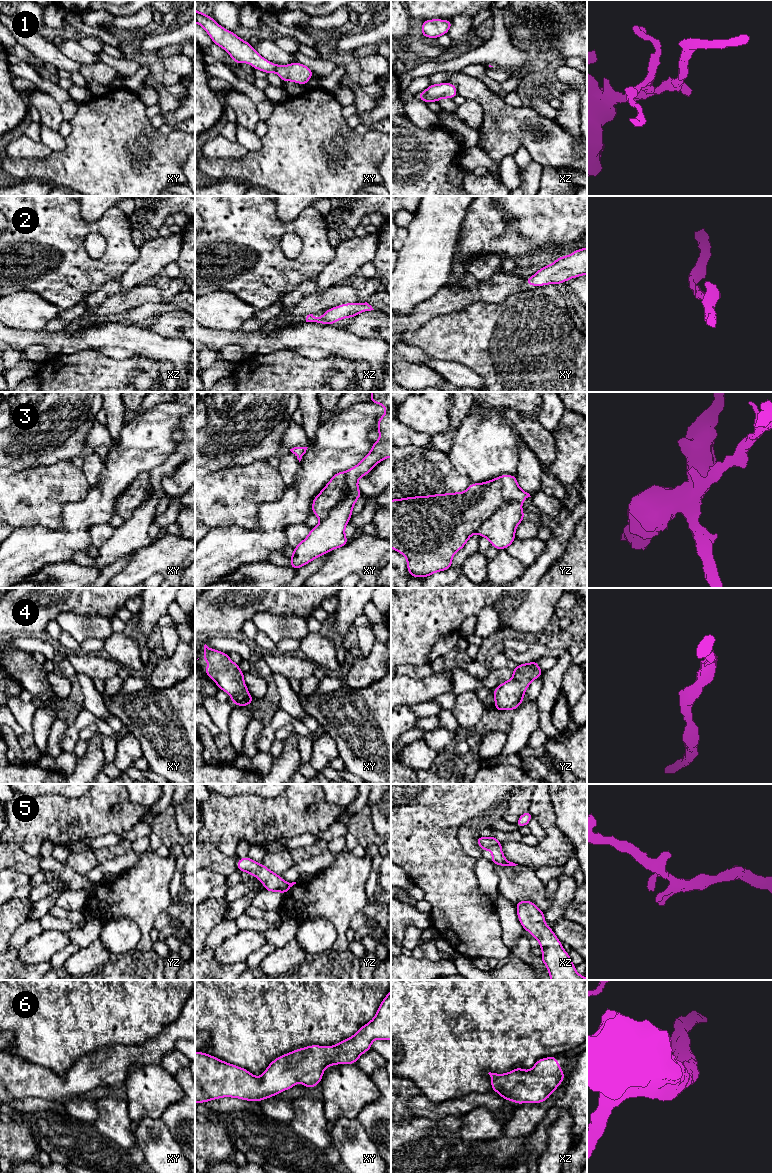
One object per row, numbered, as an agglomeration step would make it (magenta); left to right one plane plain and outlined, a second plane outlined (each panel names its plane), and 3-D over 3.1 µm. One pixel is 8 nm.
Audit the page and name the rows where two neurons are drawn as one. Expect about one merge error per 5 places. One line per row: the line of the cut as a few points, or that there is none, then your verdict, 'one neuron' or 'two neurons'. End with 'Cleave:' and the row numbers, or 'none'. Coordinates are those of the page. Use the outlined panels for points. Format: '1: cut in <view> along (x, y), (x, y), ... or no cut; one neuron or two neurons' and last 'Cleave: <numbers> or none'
1: no cut; one neuron
2: no cut; one neuron
3: cut in xy along (345, 472), (348, 493), (321, 520); two neurons
4: no cut; one neuron
5: no cut; one neuron
6: no cut; one neuron
Cleave: 3

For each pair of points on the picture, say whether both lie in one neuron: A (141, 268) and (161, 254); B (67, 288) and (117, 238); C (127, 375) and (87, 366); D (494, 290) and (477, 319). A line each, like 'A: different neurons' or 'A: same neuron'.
A: same neuron
B: same neuron
C: same neuron
D: different neurons

